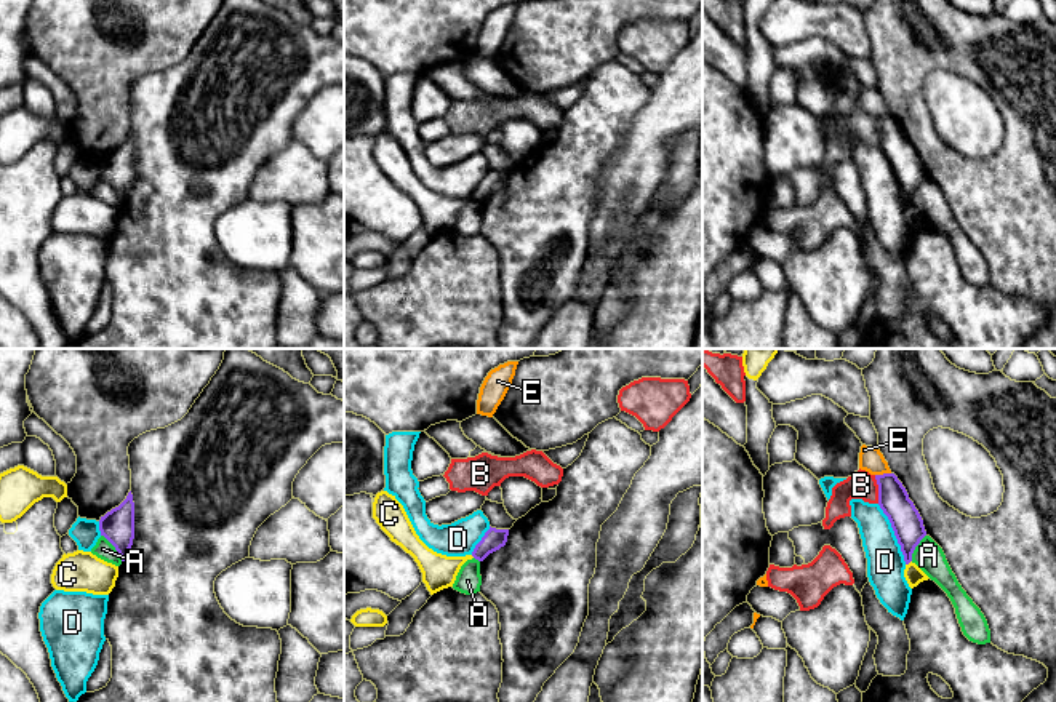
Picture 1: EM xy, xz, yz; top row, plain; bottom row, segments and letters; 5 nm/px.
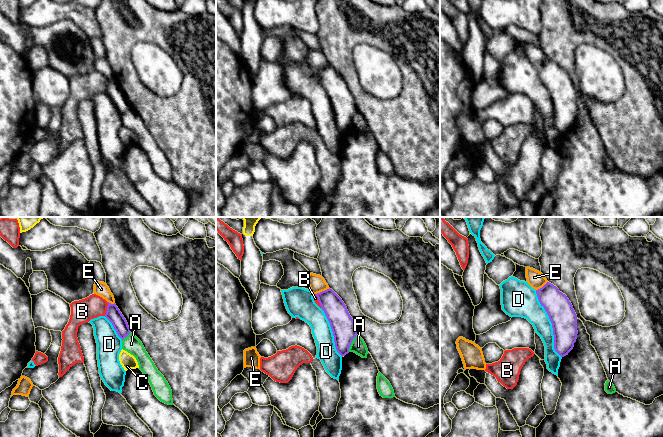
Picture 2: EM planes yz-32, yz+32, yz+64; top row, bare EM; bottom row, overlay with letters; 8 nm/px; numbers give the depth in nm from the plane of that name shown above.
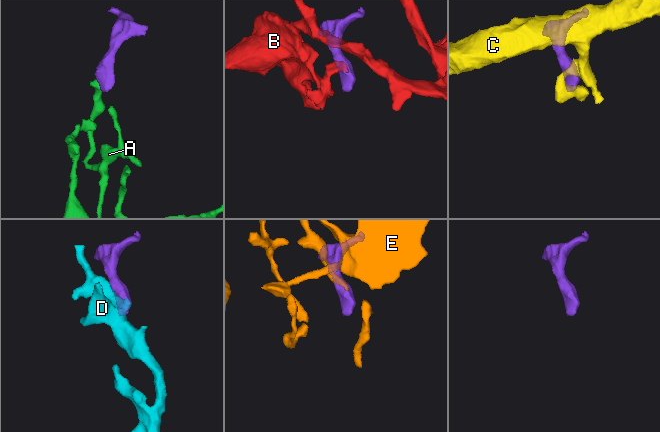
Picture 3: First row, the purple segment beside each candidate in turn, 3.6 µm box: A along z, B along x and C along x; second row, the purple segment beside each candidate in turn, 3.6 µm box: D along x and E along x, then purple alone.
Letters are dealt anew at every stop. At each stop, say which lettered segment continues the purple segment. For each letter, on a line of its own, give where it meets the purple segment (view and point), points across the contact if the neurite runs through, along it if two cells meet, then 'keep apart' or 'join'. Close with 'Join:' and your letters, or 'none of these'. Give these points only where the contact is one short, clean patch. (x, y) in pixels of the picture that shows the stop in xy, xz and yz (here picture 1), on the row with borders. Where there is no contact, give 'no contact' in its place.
A: meets purple in xy at (114, 546); border along xy (101, 534), (122, 560); keep apart
B: meets purple in yz at (879, 490); border along yz (874, 475), (879, 502); keep apart
C: meets purple in yz at (908, 563); border along yz (911, 560), (906, 565); keep apart
D: meets purple in yz at (895, 534); keep apart
E: meets purple in yz at (884, 474); keep apart
Join: none of these

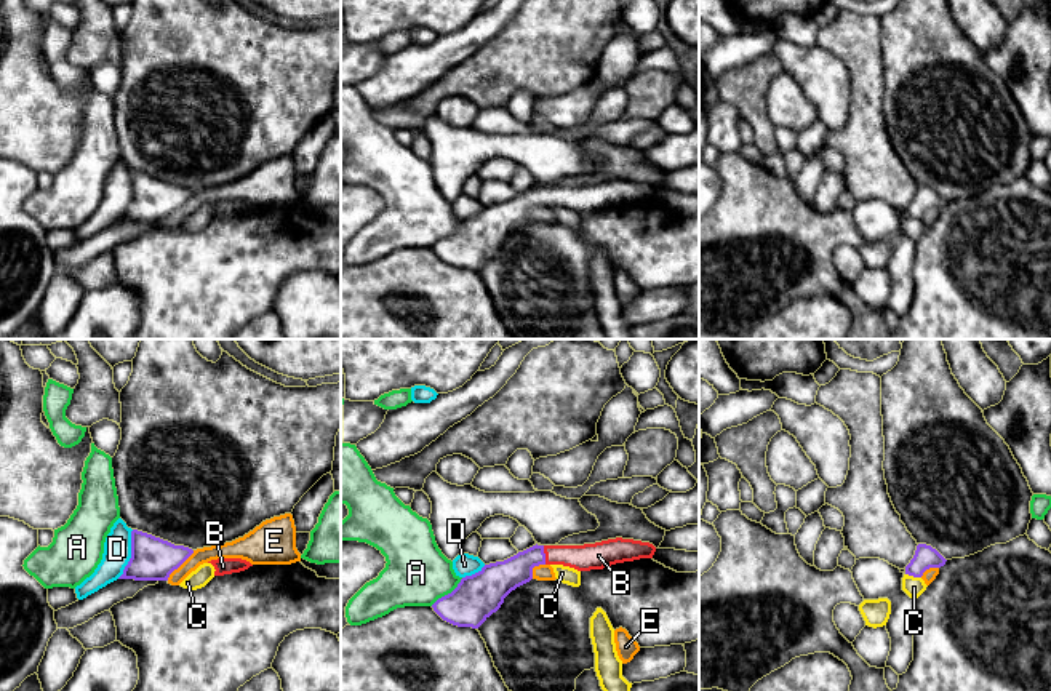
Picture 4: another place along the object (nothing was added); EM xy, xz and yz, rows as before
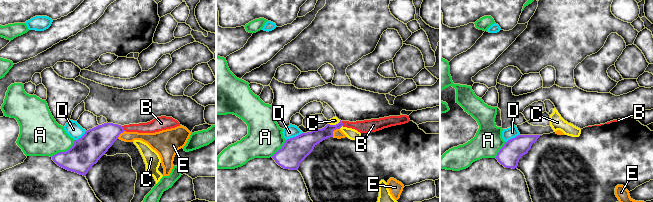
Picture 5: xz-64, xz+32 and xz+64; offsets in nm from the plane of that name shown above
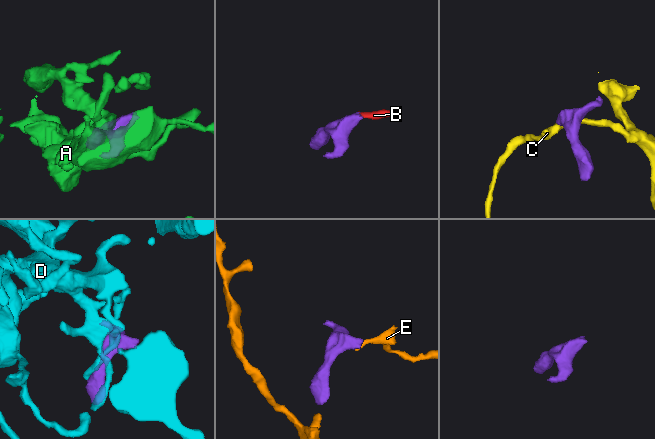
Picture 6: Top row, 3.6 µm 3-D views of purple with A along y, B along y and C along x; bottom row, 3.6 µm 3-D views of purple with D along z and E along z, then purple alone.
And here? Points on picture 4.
A: meets purple in xz at (448, 594); border along xz (463, 578), (450, 592), (431, 605); keep apart
B: meets purple in xz at (544, 555); runs through xz (501, 578), (528, 559), (544, 555), (586, 557); join
C: meets purple in yz at (914, 576); border along yz (906, 573), (920, 578); keep apart
D: meets purple in xy at (131, 554); keep apart
E: meets purple in xy at (179, 565); border along xy (194, 551), (167, 579); keep apart
Join: B

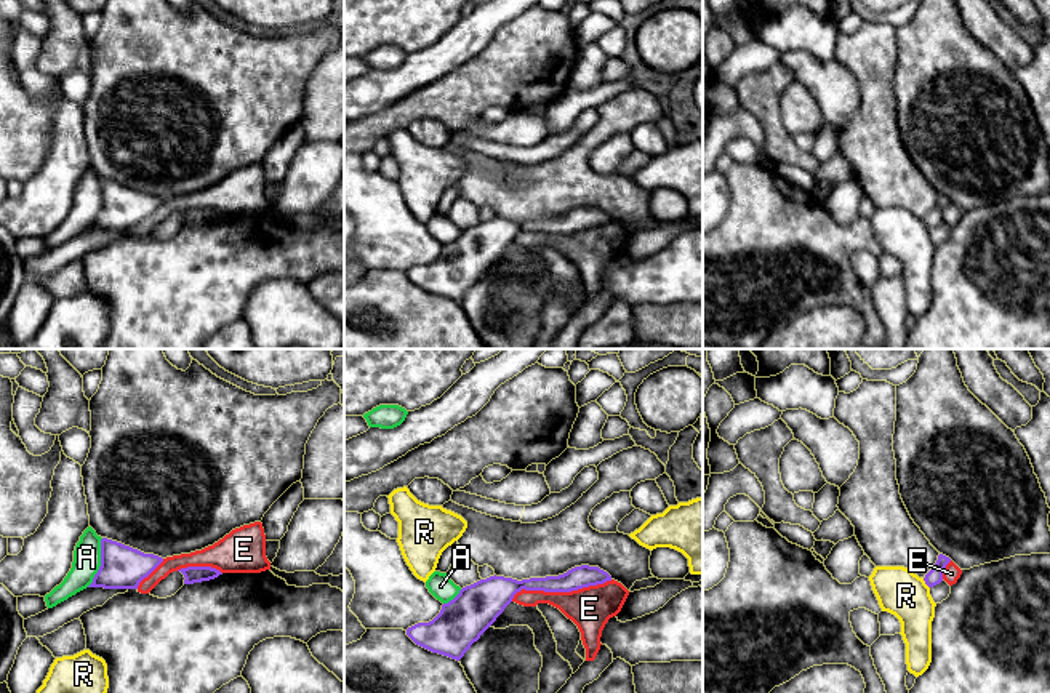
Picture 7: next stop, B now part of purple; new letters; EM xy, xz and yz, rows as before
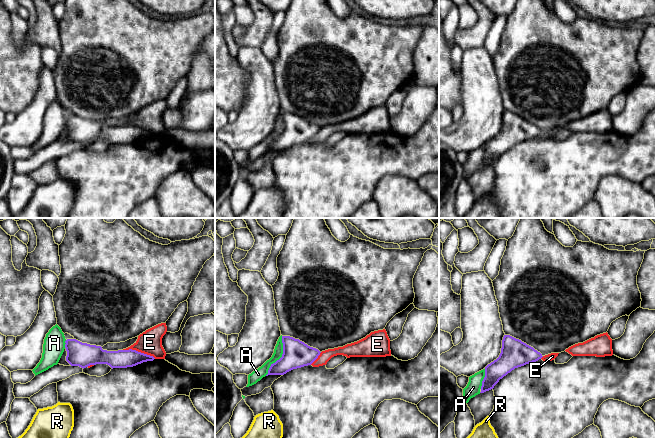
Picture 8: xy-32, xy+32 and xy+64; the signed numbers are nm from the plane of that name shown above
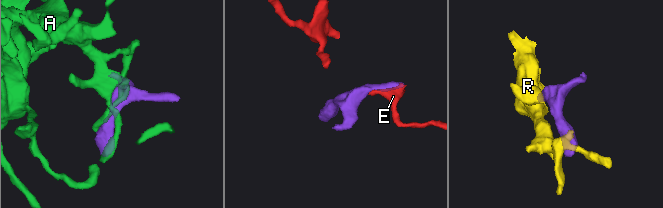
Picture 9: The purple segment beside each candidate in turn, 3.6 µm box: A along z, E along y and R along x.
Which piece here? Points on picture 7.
A: meets purple in xy at (101, 562); keep apart
E: meets purple in xz at (561, 591); keep apart
R: meets purple in yz at (925, 583); border along yz (922, 578), (929, 588); keep apart
Join: none of these

